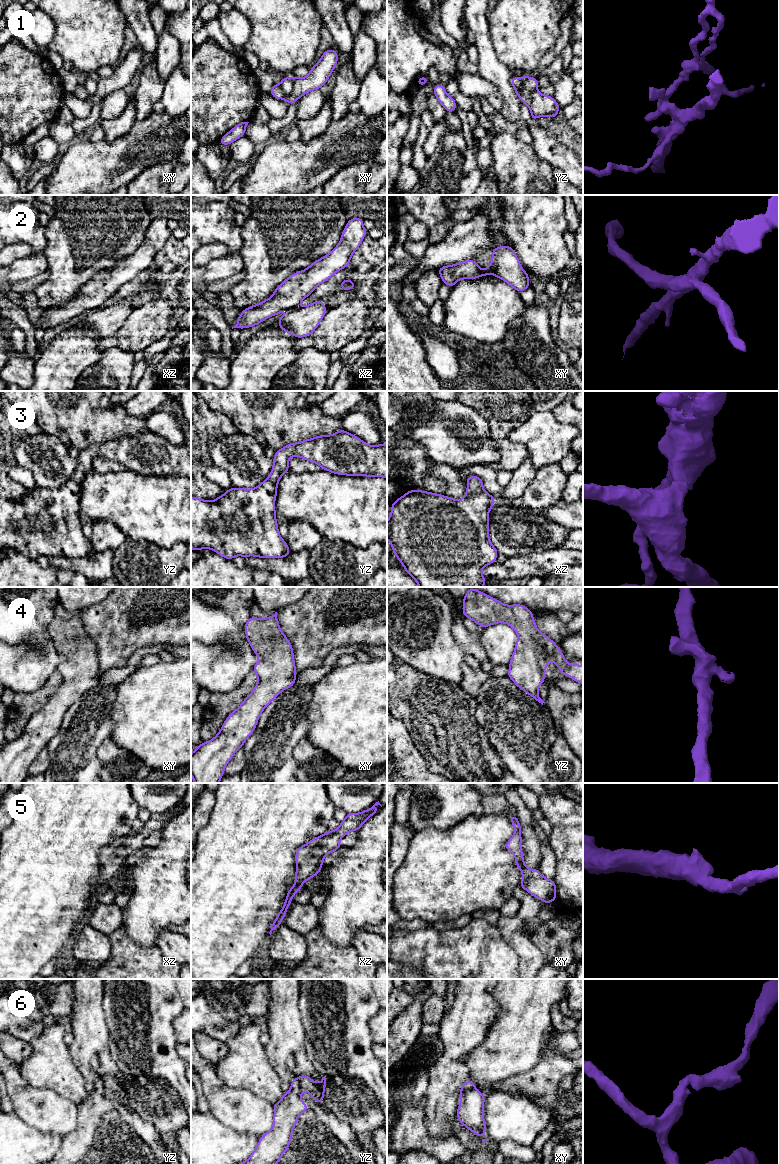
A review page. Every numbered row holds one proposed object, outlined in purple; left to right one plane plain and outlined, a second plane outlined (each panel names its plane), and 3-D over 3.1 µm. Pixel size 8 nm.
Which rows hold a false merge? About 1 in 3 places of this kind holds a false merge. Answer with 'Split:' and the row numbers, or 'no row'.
Split: 1, 2

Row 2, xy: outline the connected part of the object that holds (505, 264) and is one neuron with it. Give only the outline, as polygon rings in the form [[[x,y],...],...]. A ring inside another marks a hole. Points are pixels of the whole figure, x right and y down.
[[[510,245],[495,247],[492,250],[489,271],[490,274],[502,279],[519,293],[531,287],[530,277],[521,267],[520,261]]]

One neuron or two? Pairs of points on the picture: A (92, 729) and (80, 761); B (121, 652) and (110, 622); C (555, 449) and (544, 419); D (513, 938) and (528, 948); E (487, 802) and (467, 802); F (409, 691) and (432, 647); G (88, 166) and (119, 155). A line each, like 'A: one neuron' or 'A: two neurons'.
A: one neuron
B: one neuron
C: one neuron
D: one neuron
E: two neurons
F: two neurons
G: one neuron

